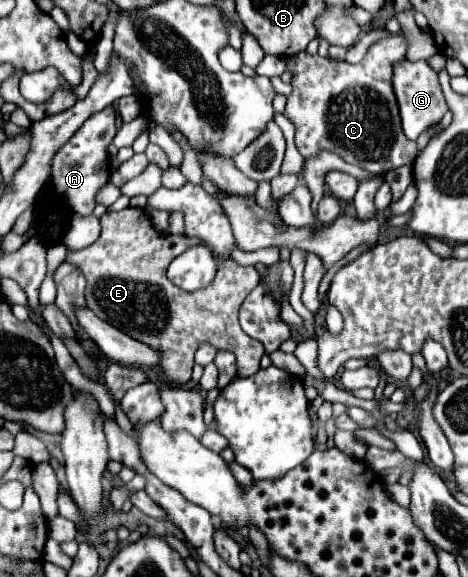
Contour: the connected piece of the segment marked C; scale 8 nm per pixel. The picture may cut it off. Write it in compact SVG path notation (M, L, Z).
M398 33L394 37L374 43L368 55L356 65L350 65L346 61L336 61L330 57L310 55L306 51L286 59L286 71L290 71L292 75L292 81L290 81L292 93L286 97L284 115L294 123L296 147L306 159L316 157L320 151L332 151L338 157L342 157L346 163L358 165L360 169L370 173L386 173L394 167L412 165L416 157L416 141L406 139L406 135L402 133L400 119L398 119L398 103L390 87L392 65L398 59L406 57L406 49L408 49L406 37Z

